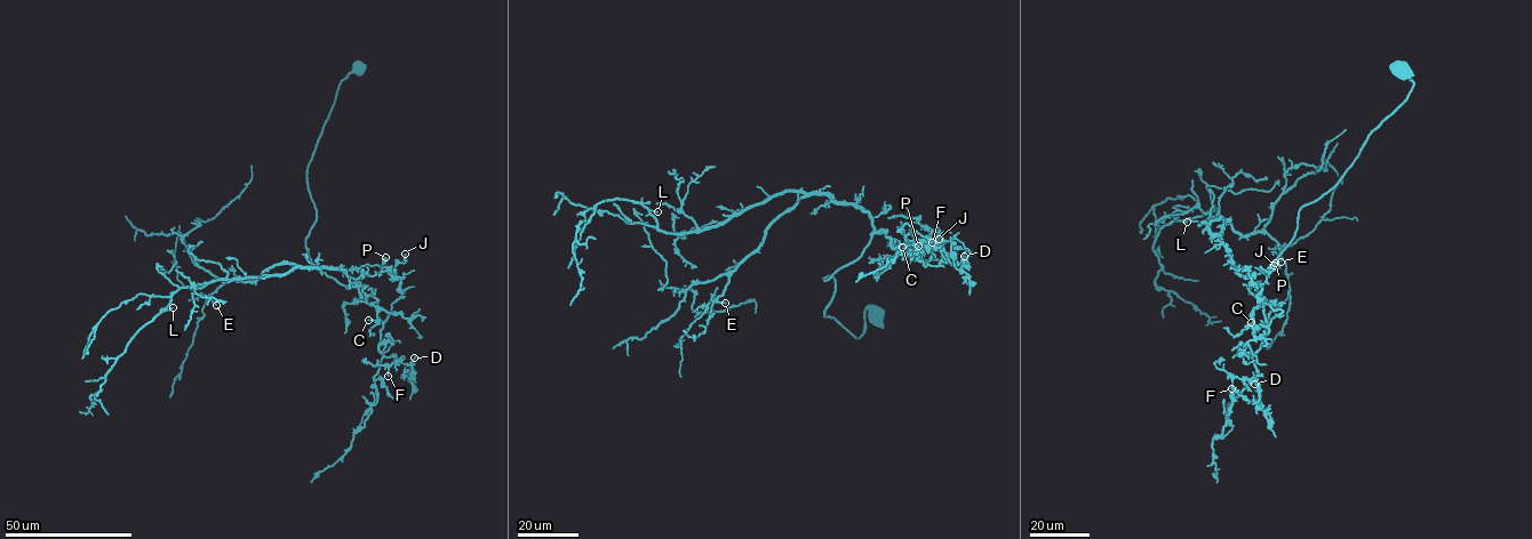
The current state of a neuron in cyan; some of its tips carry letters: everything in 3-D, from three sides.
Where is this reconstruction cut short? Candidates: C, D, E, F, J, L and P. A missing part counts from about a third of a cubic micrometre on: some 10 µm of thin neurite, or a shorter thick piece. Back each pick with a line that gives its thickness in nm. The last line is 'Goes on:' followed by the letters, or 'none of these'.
E: 240 nm
Goes on: E

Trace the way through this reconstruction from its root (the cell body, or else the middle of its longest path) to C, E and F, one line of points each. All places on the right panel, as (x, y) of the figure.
C: (1402, 70), (1406, 99), (1301, 208), (1273, 265), (1244, 276), (1263, 303), (1251, 322)
E: (1402, 70), (1406, 99), (1301, 208), (1267, 270), (1242, 275), (1207, 226), (1262, 231), (1281, 262)
F: (1402, 70), (1406, 99), (1301, 208), (1273, 265), (1244, 276), (1267, 326), (1260, 376), (1231, 388)

